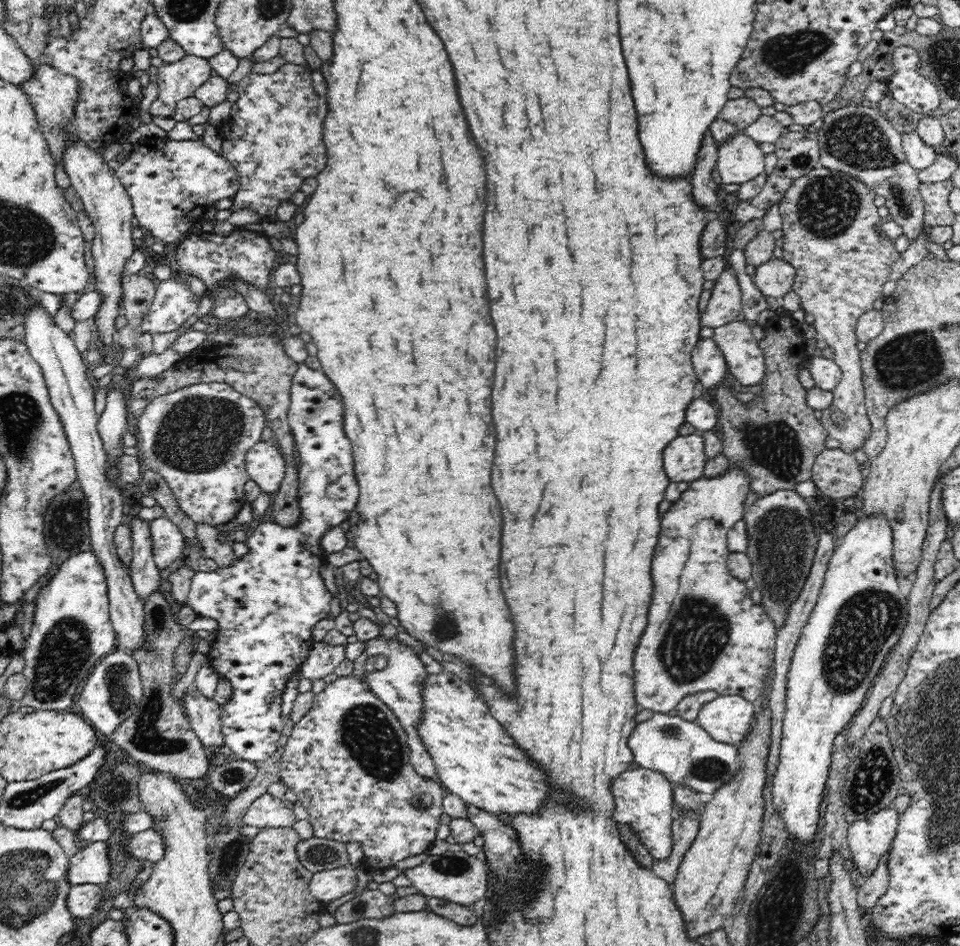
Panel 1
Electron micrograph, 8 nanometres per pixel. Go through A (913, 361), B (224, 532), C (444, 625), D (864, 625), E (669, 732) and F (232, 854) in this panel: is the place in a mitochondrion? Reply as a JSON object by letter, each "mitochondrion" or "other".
{"A":"mitochondrion","B":"other","C":"mitochondrion","D":"mitochondrion","E":"mitochondrion","F":"mitochondrion"}

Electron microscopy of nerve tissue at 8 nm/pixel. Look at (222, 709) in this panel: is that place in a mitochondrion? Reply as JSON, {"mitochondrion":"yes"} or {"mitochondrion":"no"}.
{"mitochondrion":"no"}

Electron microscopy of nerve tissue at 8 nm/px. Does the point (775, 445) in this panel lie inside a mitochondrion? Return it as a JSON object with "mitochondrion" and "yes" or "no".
{"mitochondrion":"yes"}

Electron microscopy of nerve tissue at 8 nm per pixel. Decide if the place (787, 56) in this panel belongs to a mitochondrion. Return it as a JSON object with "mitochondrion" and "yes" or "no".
{"mitochondrion":"yes"}

